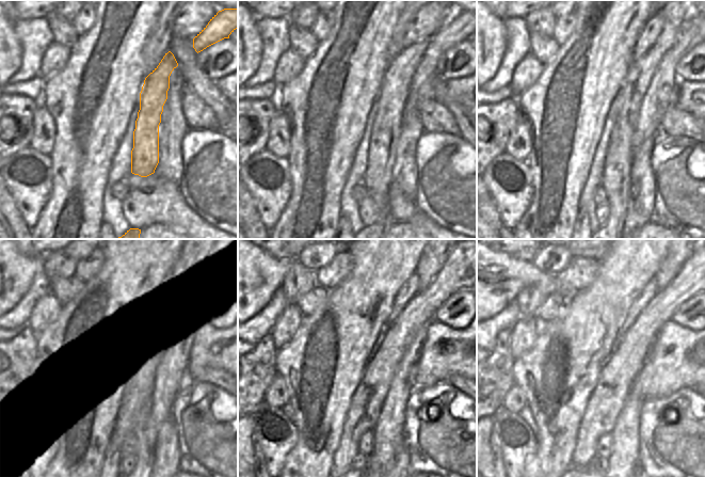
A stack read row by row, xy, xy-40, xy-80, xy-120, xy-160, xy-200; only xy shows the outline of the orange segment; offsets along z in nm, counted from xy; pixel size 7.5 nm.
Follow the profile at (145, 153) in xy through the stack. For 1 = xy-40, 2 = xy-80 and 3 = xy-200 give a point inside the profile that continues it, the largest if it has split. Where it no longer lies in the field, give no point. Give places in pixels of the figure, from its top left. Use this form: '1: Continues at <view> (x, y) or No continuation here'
1: Continues at xy-40 (409, 79)
2: Continues at xy-80 (650, 88)
3: Continues at xy-200 (625, 456)

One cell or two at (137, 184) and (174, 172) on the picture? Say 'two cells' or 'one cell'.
two cells

